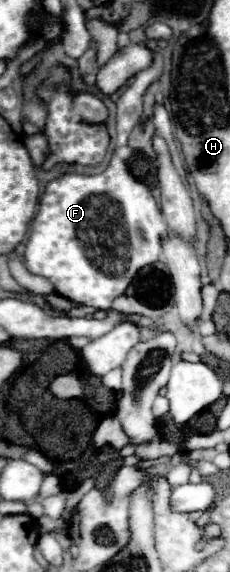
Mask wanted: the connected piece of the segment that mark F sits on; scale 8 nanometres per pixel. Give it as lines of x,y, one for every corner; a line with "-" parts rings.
114,157
108,169
100,175
68,173
46,185
26,245
26,269
50,279
60,295
106,311
112,301
130,287
138,269
160,261
160,243
166,237
170,237
168,225
148,185
132,177
126,163

